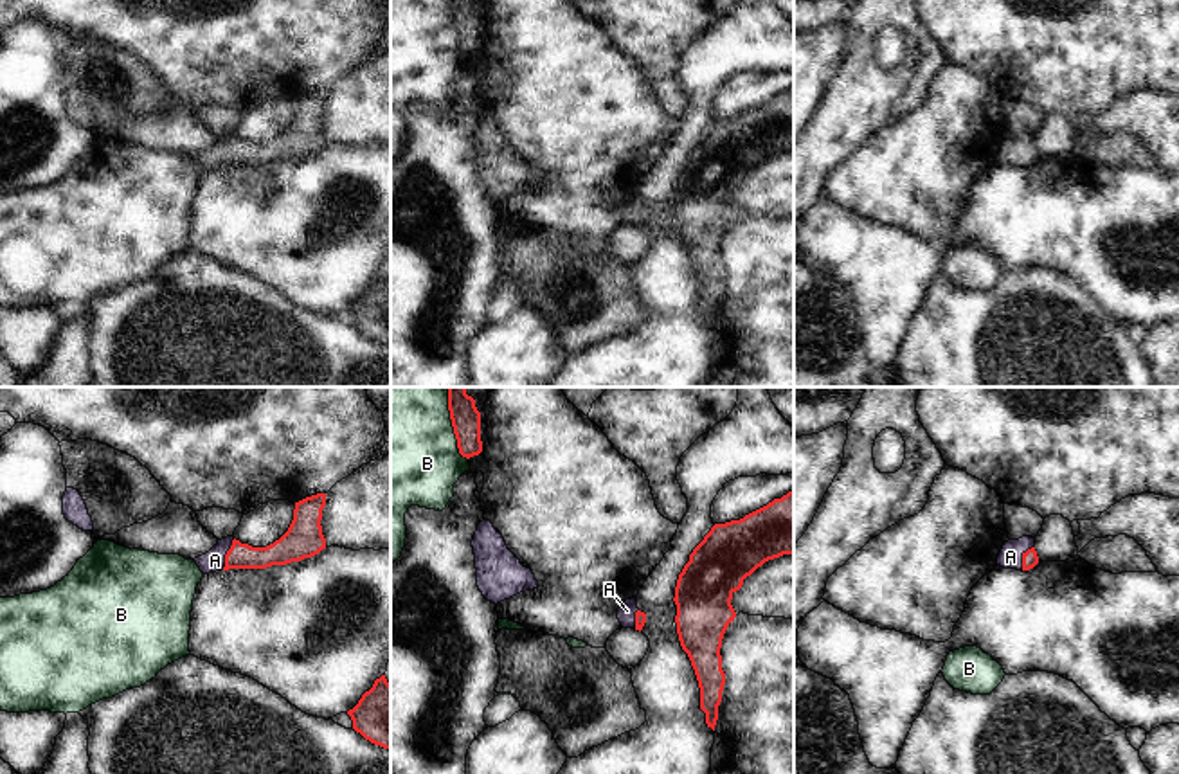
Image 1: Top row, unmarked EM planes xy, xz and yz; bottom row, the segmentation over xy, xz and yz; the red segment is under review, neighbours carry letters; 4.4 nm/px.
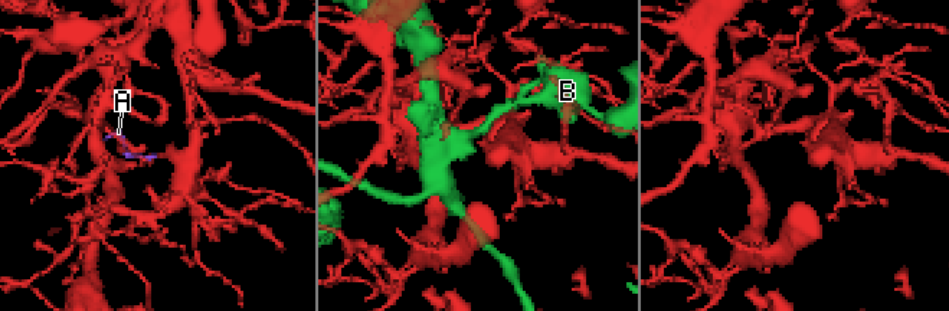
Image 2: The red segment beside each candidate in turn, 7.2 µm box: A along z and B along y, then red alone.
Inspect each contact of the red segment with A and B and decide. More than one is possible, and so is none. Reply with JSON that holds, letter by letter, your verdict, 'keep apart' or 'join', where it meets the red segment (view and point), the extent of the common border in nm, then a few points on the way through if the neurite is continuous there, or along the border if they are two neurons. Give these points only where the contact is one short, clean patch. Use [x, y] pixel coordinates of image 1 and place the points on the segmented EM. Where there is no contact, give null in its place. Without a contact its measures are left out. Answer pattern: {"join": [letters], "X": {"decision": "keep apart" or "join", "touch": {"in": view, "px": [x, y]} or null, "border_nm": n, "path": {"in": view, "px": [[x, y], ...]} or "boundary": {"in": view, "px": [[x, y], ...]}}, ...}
{"join": ["A"], "A": {"decision": "join", "touch": {"in": "xy", "px": [225, 555]}, "border_nm": 160, "path": {"in": "xy", "px": [[281, 551], [274, 555], [225, 555], [215, 560]]}}, "B": {"decision": "keep apart", "touch": {"in": "xz", "px": [452, 423]}, "border_nm": 340}}

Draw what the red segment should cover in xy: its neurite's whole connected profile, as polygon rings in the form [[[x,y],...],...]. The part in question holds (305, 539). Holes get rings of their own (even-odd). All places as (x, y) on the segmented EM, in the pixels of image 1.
[[[317,493],[295,502],[288,531],[266,547],[241,544],[234,536],[218,540],[205,554],[194,558],[203,574],[229,569],[266,569],[311,558],[326,549],[322,535],[322,509],[326,493]]]

